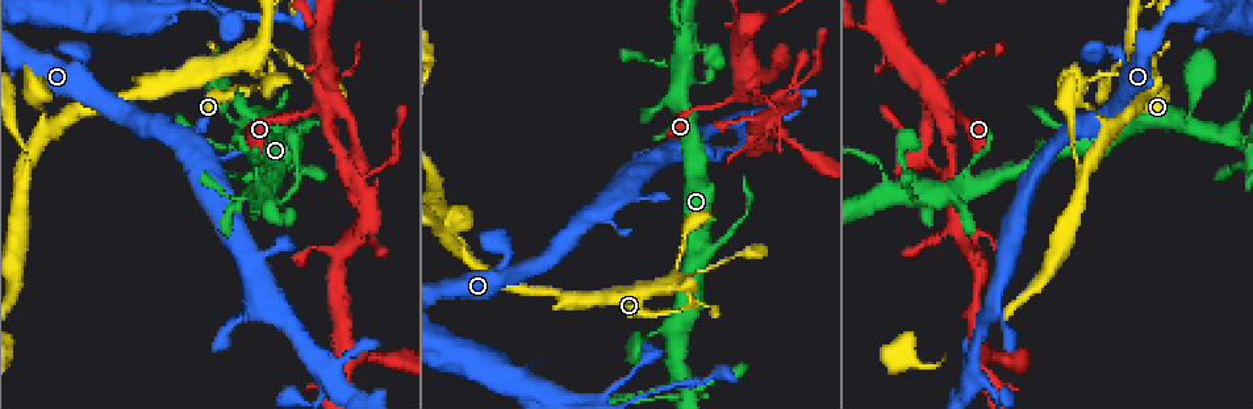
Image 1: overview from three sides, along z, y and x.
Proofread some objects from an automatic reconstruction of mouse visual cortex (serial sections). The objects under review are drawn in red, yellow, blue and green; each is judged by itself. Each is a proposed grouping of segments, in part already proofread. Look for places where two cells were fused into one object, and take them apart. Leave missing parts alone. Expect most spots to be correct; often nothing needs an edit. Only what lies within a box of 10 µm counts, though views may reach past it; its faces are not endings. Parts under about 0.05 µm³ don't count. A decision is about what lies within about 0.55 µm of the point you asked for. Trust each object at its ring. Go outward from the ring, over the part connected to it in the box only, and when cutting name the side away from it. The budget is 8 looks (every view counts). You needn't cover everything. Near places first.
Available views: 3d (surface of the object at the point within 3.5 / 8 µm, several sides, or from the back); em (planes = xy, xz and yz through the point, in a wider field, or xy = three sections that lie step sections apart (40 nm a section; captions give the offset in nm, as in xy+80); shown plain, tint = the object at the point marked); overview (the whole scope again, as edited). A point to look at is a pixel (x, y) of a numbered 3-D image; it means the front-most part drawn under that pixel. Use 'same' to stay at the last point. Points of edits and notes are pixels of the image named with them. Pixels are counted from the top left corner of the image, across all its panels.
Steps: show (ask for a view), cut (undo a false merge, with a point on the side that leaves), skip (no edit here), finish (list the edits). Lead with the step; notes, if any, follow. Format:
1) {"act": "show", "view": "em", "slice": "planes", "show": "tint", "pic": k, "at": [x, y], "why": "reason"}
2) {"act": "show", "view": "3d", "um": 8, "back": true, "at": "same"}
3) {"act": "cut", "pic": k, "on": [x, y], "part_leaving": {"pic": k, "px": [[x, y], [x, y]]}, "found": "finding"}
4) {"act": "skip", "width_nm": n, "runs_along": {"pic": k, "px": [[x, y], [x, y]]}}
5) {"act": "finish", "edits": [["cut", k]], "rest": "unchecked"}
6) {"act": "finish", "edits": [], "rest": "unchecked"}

{"act": "show", "view": "3d", "um": 3.5, "pic": 1, "at": [737, 99], "why": "four arms meet"}

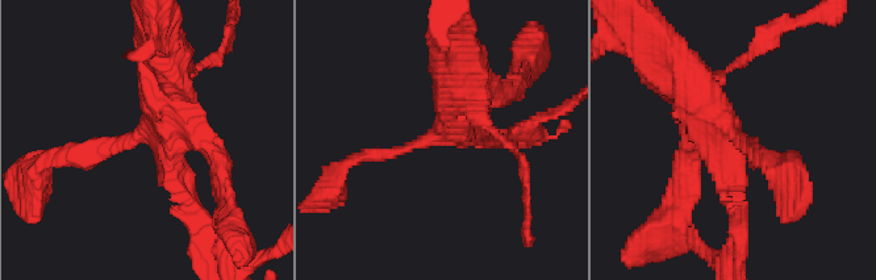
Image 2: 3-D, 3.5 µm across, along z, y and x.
{"act": "skip", "arm_widths_nm": [150, 250, 350, 450], "runs_along": {"pic": 2, "px": [[66, 153], [154, 137], [191, 205]]}, "found": "continuous, no second cell"}

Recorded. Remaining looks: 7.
{"act": "show", "view": "3d", "um": 3.5, "pic": 1, "at": [690, 306], "why": "abrupt turn"}

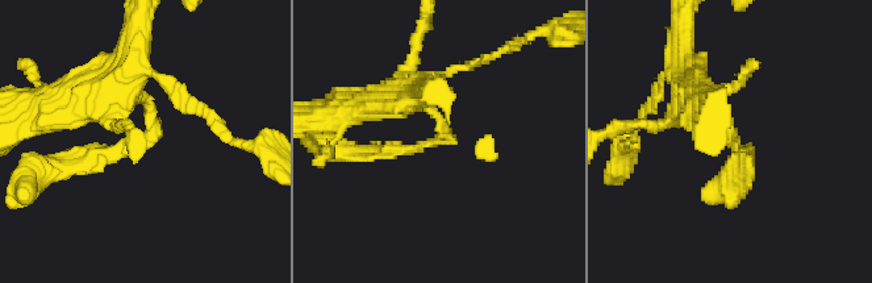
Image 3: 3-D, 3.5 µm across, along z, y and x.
{"act": "show", "view": "em", "slice": "xy", "step": 5, "show": "tint", "pic": 3, "at": [444, 141]}

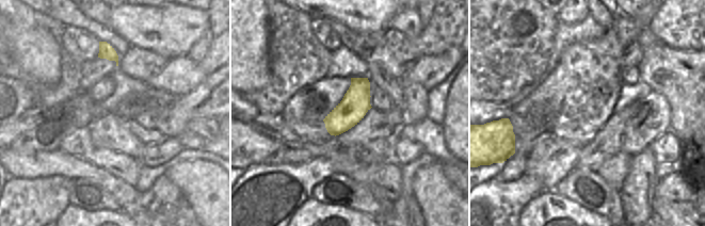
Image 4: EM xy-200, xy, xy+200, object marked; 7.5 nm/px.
{"act": "skip", "width_nm": 220, "runs_along": {"pic": 3, "px": [[746, 167], [720, 102], [689, 90]]}, "found": "all the same cell"}

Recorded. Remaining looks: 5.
{"act": "show", "view": "3d", "um": 3.5, "pic": 1, "at": [24, 171]}

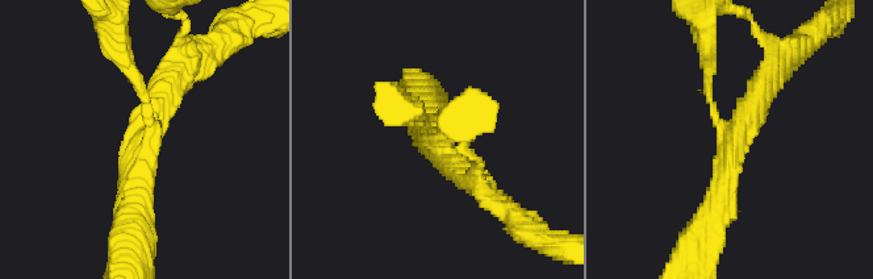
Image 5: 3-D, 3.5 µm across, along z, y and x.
{"act": "show", "view": "em", "slice": "xy", "step": 1, "show": "tint", "pic": 5, "at": [440, 147]}

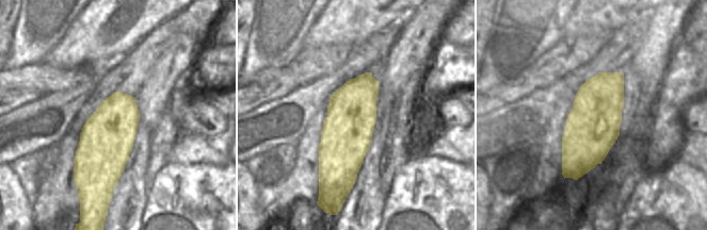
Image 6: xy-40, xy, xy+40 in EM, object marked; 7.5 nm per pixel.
{"act": "skip", "arms": 3, "runs_along": {"pic": 5, "px": [[772, 70], [735, 138], [711, 220]]}, "found": "continuous, no second cell"}

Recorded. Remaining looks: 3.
{"act": "finish", "edits": [], "rest": "unchecked"}

